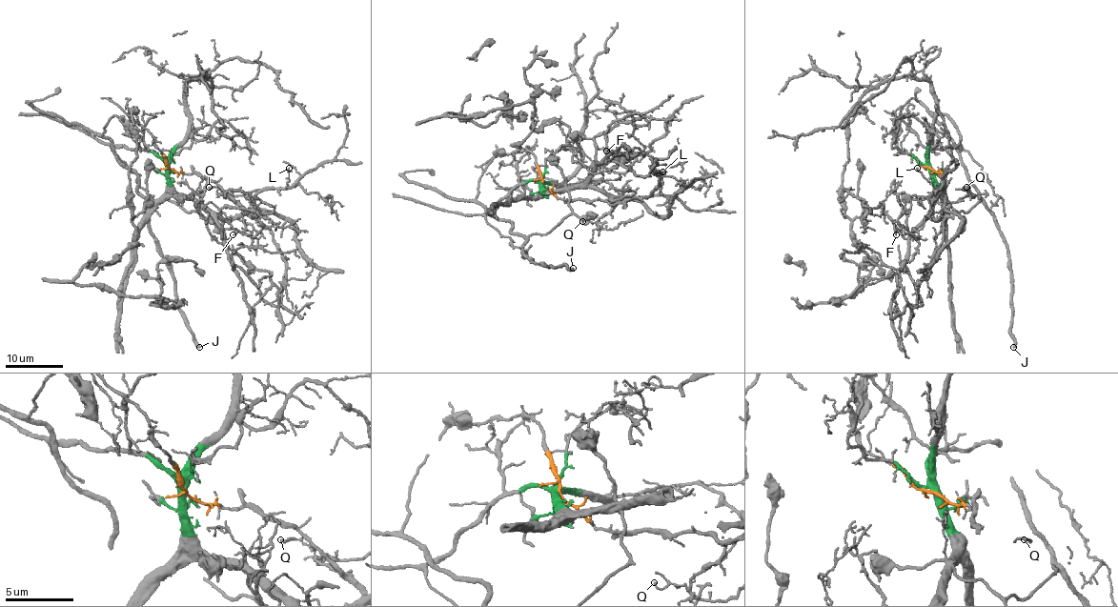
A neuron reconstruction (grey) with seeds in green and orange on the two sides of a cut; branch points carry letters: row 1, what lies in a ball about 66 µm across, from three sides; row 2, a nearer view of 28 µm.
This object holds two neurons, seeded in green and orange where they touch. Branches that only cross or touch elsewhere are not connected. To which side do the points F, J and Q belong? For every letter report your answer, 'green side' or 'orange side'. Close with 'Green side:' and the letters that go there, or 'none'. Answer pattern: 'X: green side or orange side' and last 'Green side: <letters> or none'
F: green side
J: orange side
Q: orange side
Green side: F

